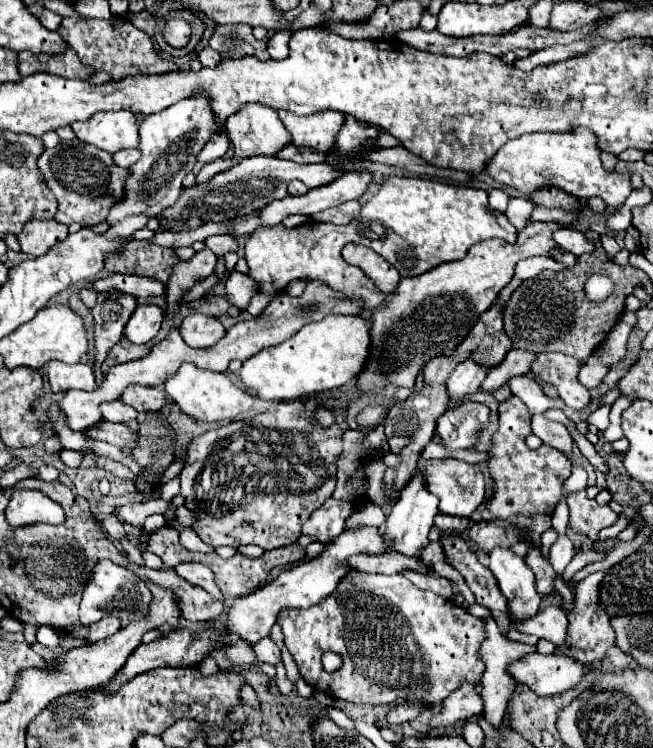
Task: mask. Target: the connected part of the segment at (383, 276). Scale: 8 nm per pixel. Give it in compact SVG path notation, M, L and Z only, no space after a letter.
M348 244L344 250L342 250L342 256L348 264L352 266L358 266L374 284L376 288L386 294L386 296L392 296L398 282L400 282L400 274L398 270L388 264L380 254L376 254L374 250L366 248L366 246L356 246L356 244Z

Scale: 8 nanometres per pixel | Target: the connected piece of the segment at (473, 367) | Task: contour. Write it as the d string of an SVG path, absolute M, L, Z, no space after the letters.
M466 360L454 368L454 372L448 378L448 396L450 402L462 402L466 396L472 396L478 392L480 384L486 378L486 368L478 366L474 360Z

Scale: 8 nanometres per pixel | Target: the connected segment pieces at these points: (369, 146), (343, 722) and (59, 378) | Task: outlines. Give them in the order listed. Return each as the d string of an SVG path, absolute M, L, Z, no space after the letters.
M346 116L340 132L336 134L332 154L340 162L348 162L348 158L350 162L362 162L366 154L372 154L374 150L382 150L382 148L394 148L394 146L400 146L400 142L386 130Z
M330 708L328 710L328 716L330 716L330 720L334 720L338 726L342 726L344 730L354 730L356 726L354 726L354 722L342 712L342 710L338 710L338 708Z
M50 360L46 364L46 372L48 372L52 392L56 392L56 394L64 394L72 388L78 388L78 390L96 388L94 370L90 364L84 364L84 362L66 364L66 362L58 362L58 360Z

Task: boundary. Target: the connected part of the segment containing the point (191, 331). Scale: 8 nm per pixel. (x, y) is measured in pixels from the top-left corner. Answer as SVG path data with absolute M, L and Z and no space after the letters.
M190 314L180 324L180 334L184 342L192 348L208 348L216 344L224 334L226 328L220 324L218 318L206 314Z

